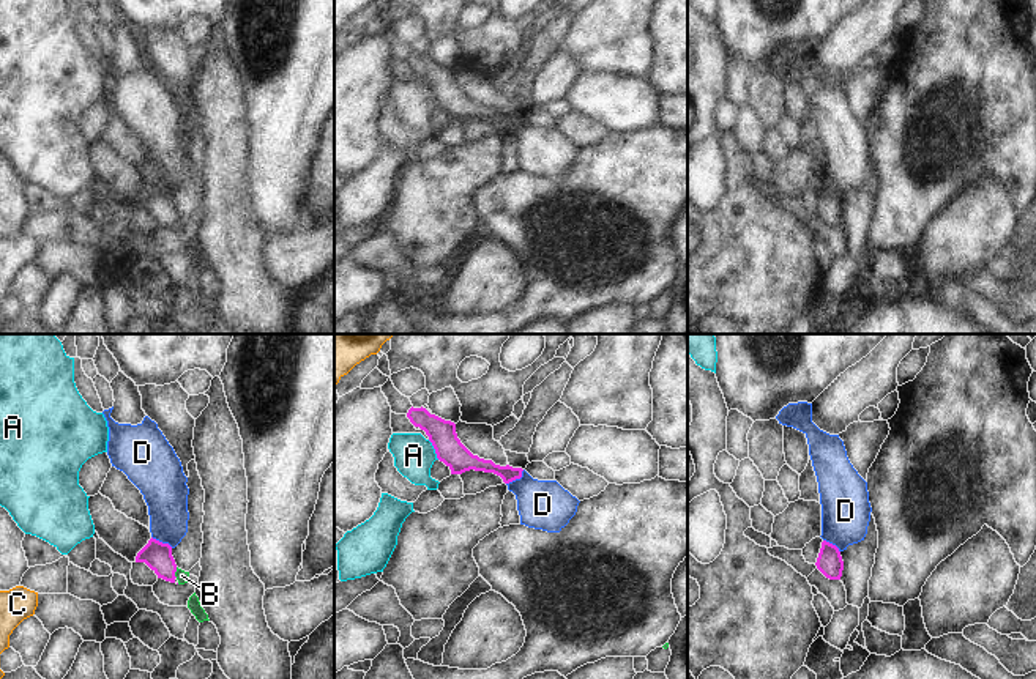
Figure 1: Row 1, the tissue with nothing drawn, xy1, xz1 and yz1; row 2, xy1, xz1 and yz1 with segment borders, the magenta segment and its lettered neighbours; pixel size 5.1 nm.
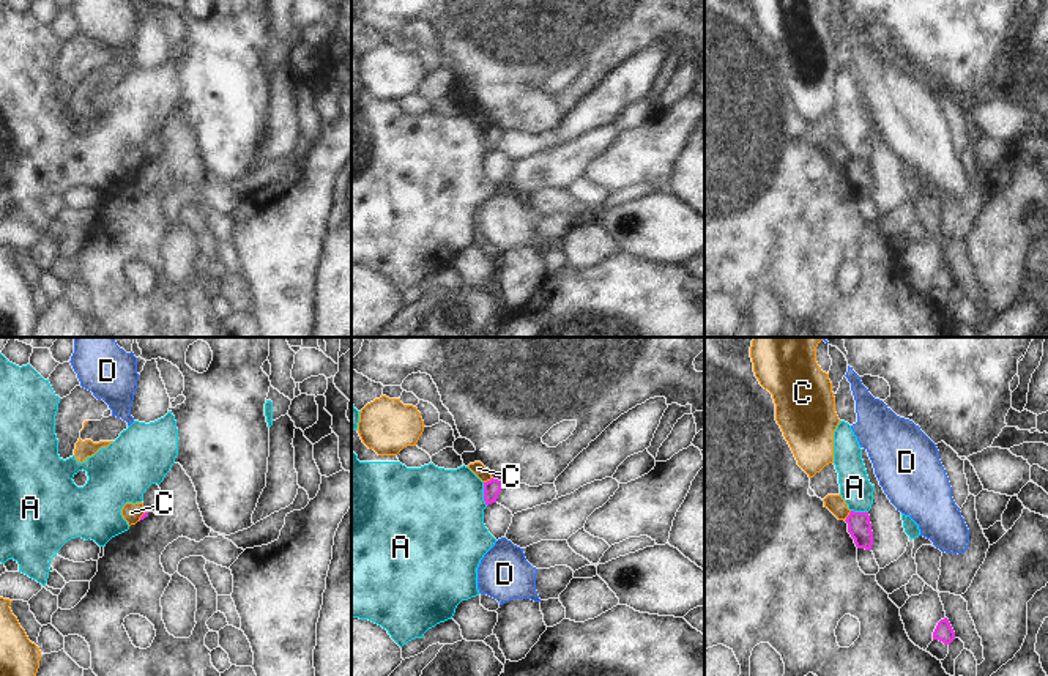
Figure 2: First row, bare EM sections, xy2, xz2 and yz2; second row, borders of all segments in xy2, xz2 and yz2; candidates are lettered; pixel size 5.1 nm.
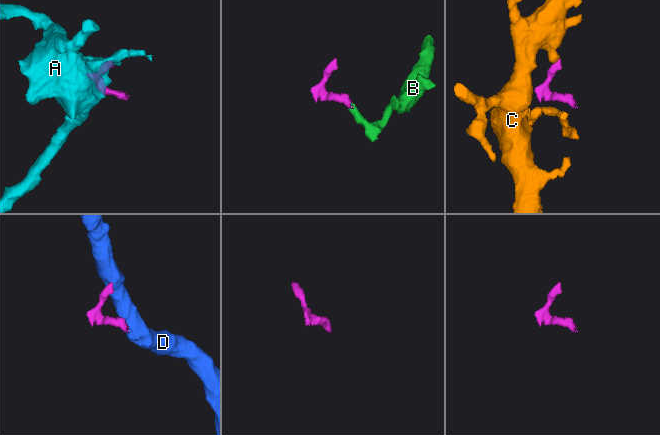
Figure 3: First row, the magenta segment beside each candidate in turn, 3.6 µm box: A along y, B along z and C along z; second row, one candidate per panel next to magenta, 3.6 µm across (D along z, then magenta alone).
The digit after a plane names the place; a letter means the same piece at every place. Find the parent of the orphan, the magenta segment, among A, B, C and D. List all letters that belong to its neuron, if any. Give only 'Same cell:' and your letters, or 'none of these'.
Same cell: B

